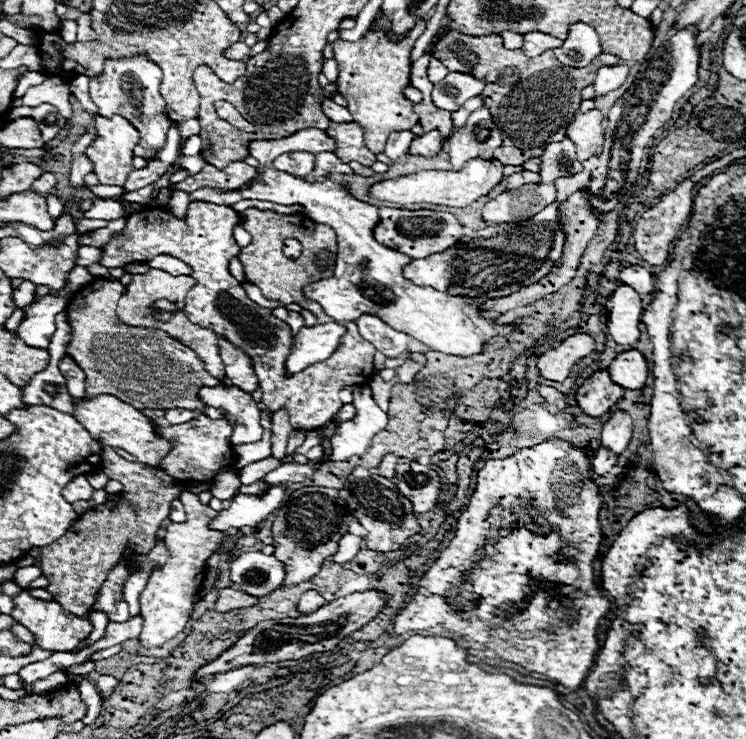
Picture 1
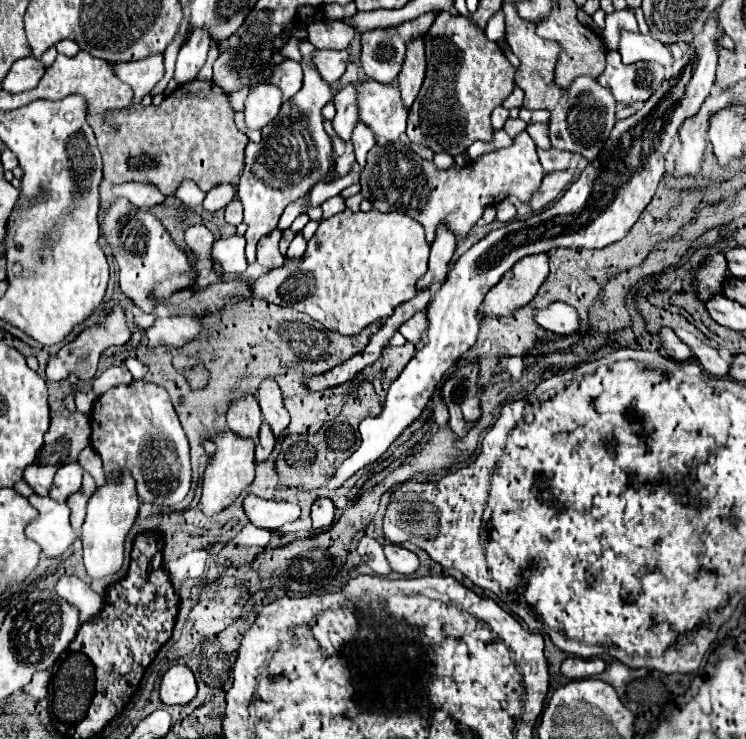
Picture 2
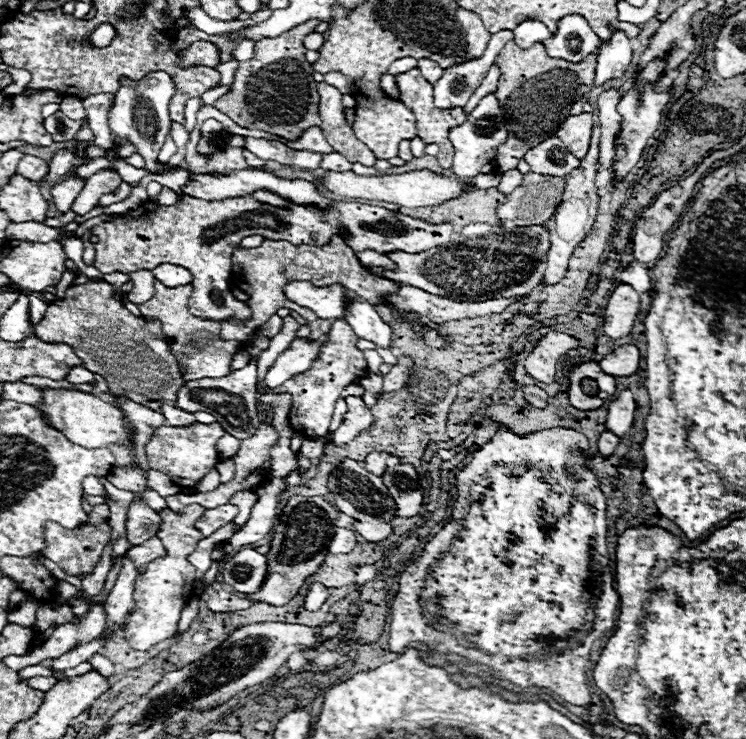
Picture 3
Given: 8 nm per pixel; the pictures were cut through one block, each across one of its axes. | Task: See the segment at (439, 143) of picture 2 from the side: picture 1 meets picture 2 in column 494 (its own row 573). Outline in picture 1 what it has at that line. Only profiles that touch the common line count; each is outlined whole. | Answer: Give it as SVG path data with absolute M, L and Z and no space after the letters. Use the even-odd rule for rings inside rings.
M104 446L102 472L110 480L124 484L124 498L118 502L104 502L94 510L88 510L60 540L56 540L56 544L40 550L42 574L50 582L46 590L56 602L62 604L62 608L68 608L68 612L80 618L94 604L108 570L120 560L128 544L132 552L150 552L150 548L156 544L156 530L160 522L170 514L170 502L180 496L180 484L176 480L164 476L164 472L158 468L148 468L140 462L120 458L110 446Z

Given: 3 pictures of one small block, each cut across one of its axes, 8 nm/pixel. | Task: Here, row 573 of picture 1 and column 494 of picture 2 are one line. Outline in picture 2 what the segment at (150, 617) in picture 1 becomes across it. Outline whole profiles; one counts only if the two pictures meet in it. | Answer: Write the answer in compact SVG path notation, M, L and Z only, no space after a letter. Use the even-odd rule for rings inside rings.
M526 132L518 134L512 146L480 156L468 166L452 166L450 170L438 170L432 162L422 160L408 146L394 142L376 144L374 150L368 152L366 168L360 172L360 194L380 212L402 210L418 220L426 230L428 244L432 244L440 224L446 224L458 240L468 236L468 232L482 218L484 208L498 204L510 194L518 196L522 204L528 204L540 188L542 178L544 170L536 156L536 144Z

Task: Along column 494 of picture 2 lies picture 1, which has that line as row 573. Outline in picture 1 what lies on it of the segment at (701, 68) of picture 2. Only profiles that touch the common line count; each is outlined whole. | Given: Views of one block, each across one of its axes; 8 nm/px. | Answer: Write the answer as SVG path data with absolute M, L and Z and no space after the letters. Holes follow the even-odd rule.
M260 550L244 552L230 562L230 580L242 592L266 596L280 588L284 580L284 564L280 564L272 554L262 554Z

